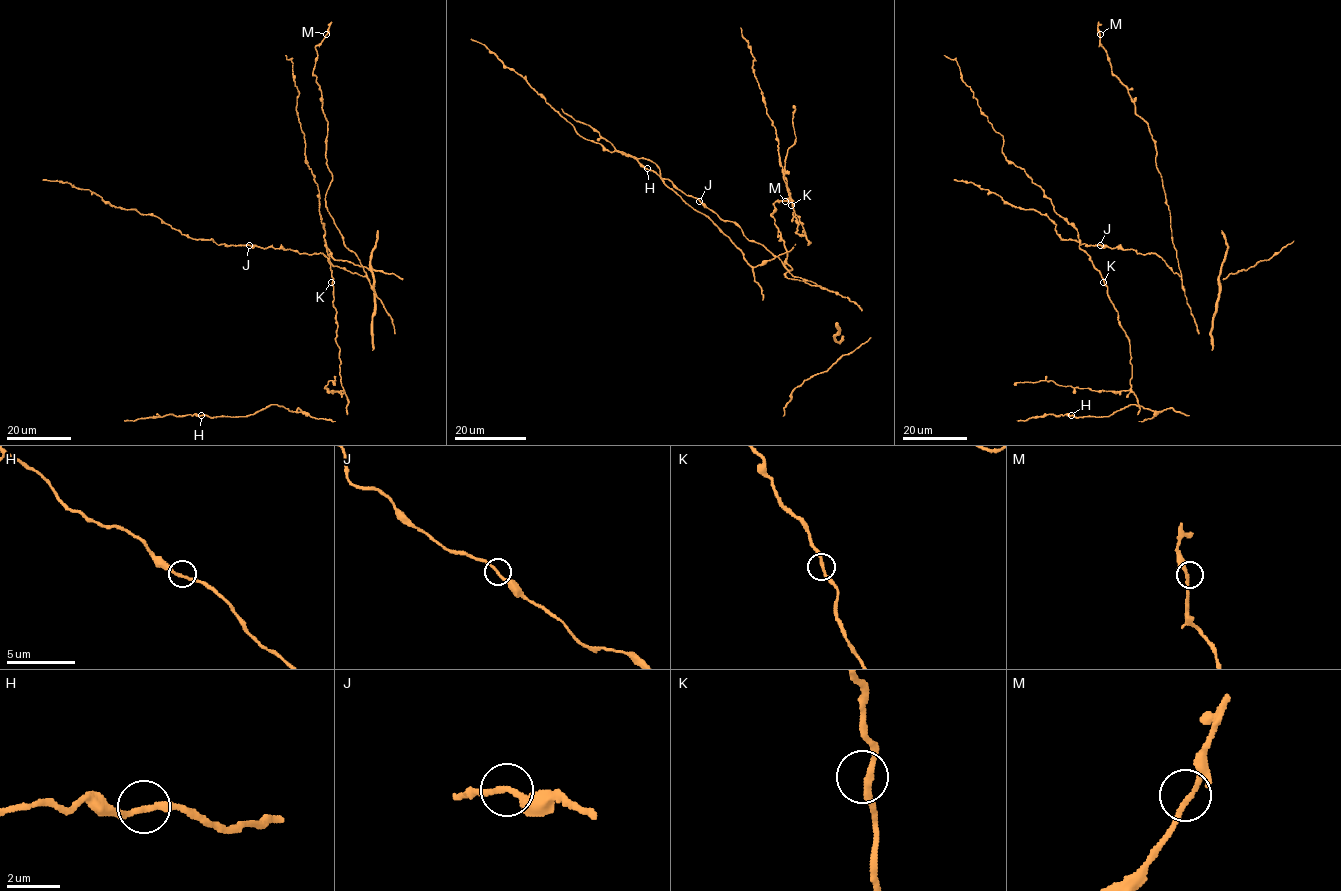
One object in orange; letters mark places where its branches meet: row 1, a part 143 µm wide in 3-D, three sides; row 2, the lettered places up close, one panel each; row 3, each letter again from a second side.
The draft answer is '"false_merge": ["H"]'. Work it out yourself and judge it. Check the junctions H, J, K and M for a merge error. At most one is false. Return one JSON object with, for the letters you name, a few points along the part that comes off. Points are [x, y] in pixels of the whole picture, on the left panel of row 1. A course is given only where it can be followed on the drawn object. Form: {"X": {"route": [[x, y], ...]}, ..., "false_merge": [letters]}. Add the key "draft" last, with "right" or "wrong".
{"false_merge": [], "draft": "wrong"}

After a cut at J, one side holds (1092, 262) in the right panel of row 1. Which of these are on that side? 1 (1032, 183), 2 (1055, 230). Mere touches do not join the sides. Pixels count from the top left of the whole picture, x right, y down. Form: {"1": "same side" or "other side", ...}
{"1": "same side", "2": "other side"}

